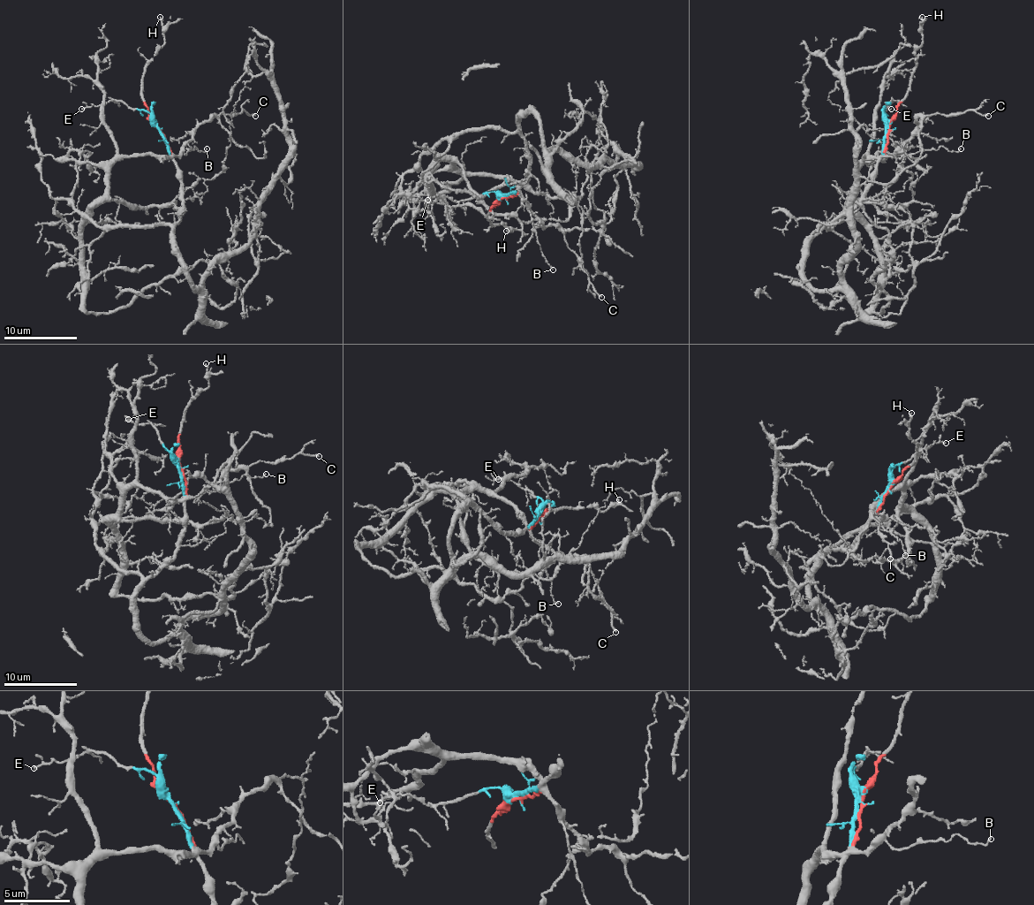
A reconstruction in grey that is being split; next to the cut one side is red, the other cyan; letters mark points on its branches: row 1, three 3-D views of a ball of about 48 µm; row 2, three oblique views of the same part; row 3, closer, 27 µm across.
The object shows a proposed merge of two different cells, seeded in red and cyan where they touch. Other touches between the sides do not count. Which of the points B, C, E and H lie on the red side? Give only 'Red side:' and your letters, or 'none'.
Red side: B, C, H

